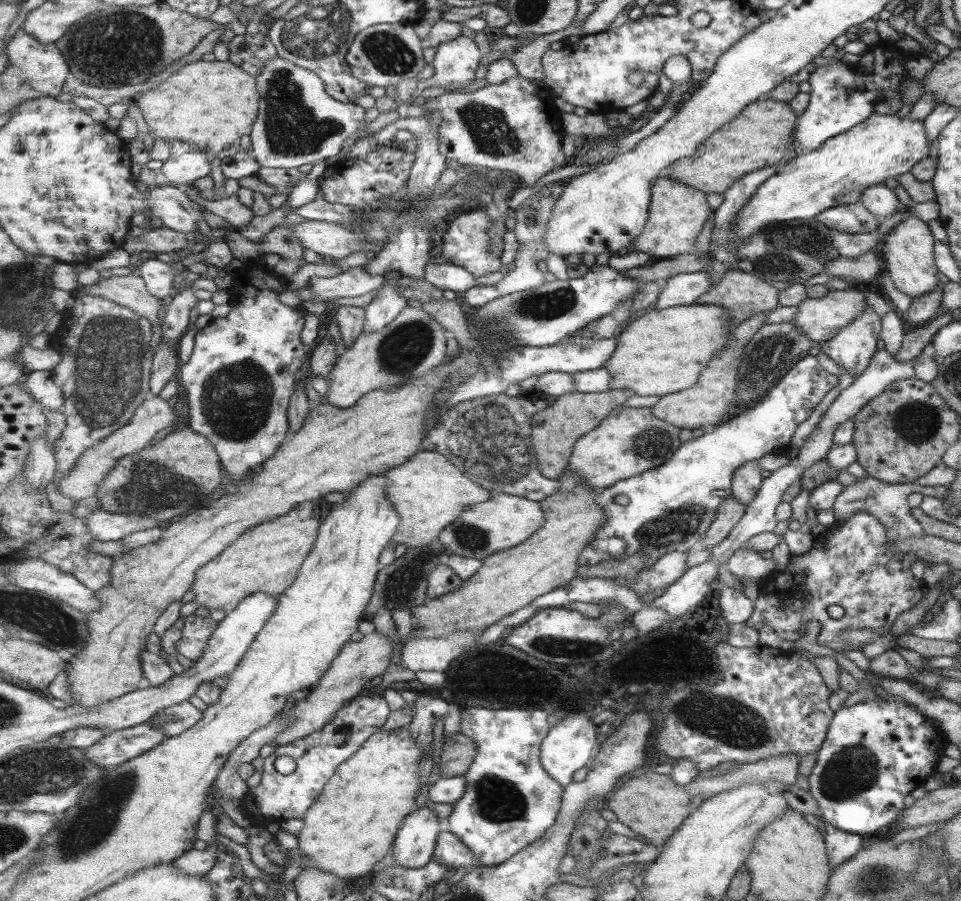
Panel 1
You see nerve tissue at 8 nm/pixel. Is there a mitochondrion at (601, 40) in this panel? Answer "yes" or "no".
no

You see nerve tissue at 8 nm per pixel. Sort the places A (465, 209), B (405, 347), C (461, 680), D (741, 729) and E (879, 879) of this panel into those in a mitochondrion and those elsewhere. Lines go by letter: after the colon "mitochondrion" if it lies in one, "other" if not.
A: other
B: mitochondrion
C: other
D: mitochondrion
E: mitochondrion

